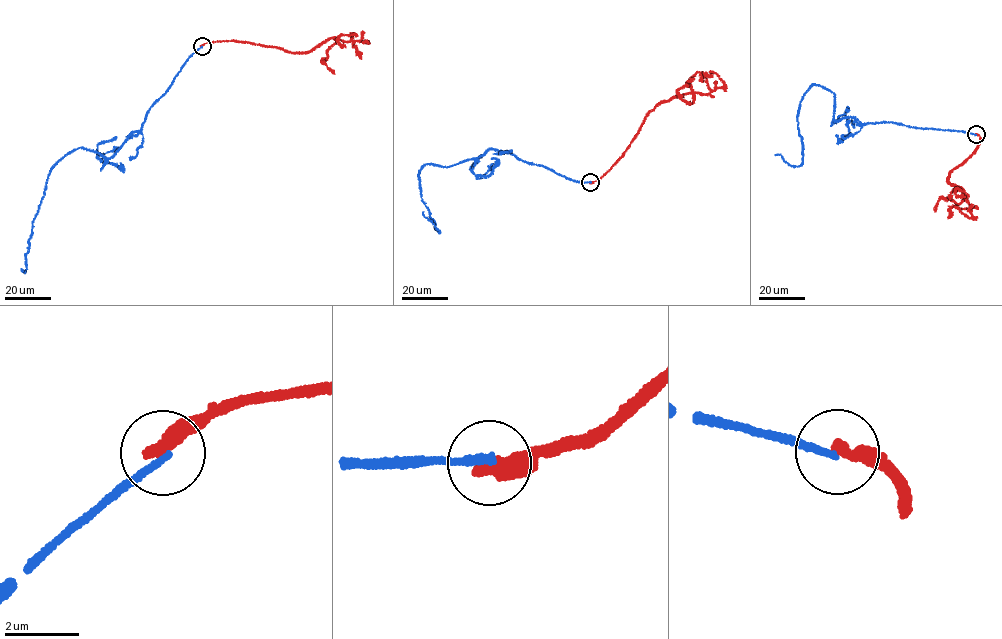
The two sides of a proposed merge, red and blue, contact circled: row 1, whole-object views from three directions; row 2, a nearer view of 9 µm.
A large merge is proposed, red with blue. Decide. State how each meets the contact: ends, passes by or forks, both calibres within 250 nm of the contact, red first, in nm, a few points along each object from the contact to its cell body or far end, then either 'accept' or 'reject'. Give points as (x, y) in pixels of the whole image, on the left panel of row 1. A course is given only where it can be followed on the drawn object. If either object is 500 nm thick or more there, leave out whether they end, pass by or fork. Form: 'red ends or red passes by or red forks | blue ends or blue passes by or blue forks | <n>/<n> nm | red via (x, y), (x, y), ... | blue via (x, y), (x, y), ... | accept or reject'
red ends | blue ends | 400/200 nm | red via (202, 46), (232, 41), (304, 52), (335, 38), (336, 42), (322, 61), (335, 74) | blue via (202, 46), (150, 107), (139, 130), (112, 155), (105, 158), (80, 148), (59, 159), (33, 220), (23, 271) | reject

